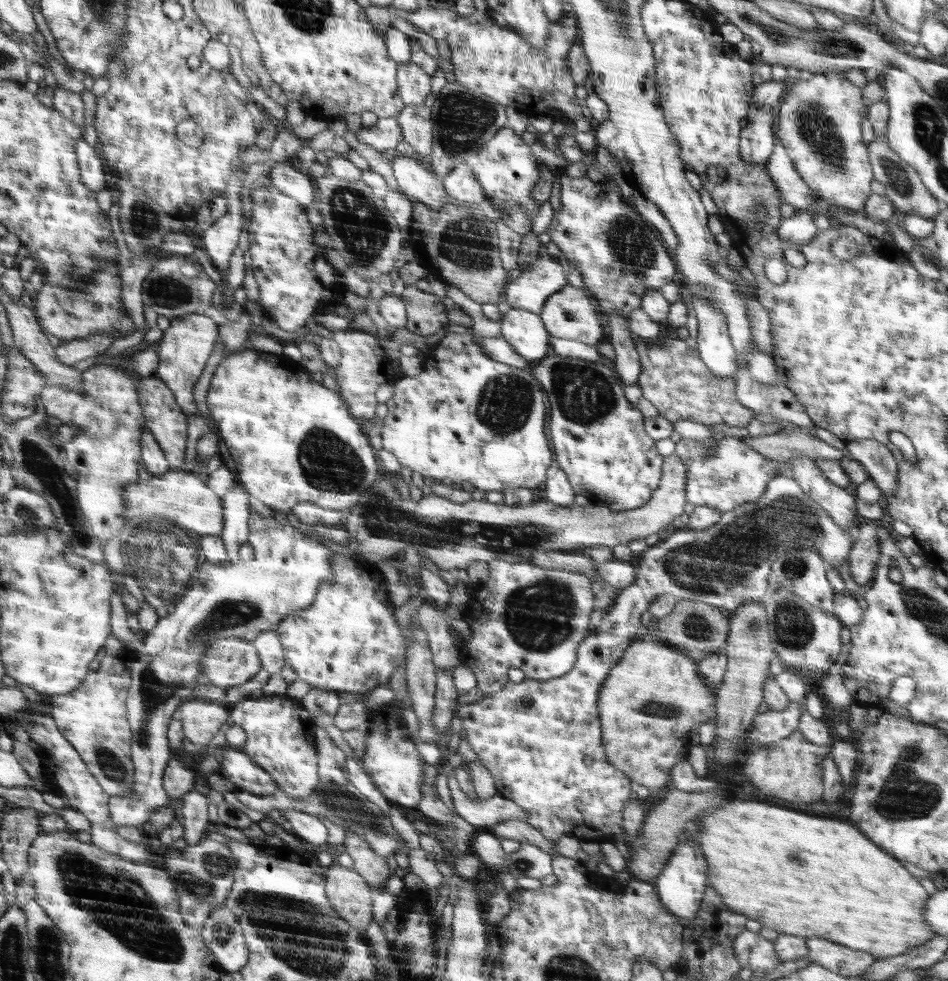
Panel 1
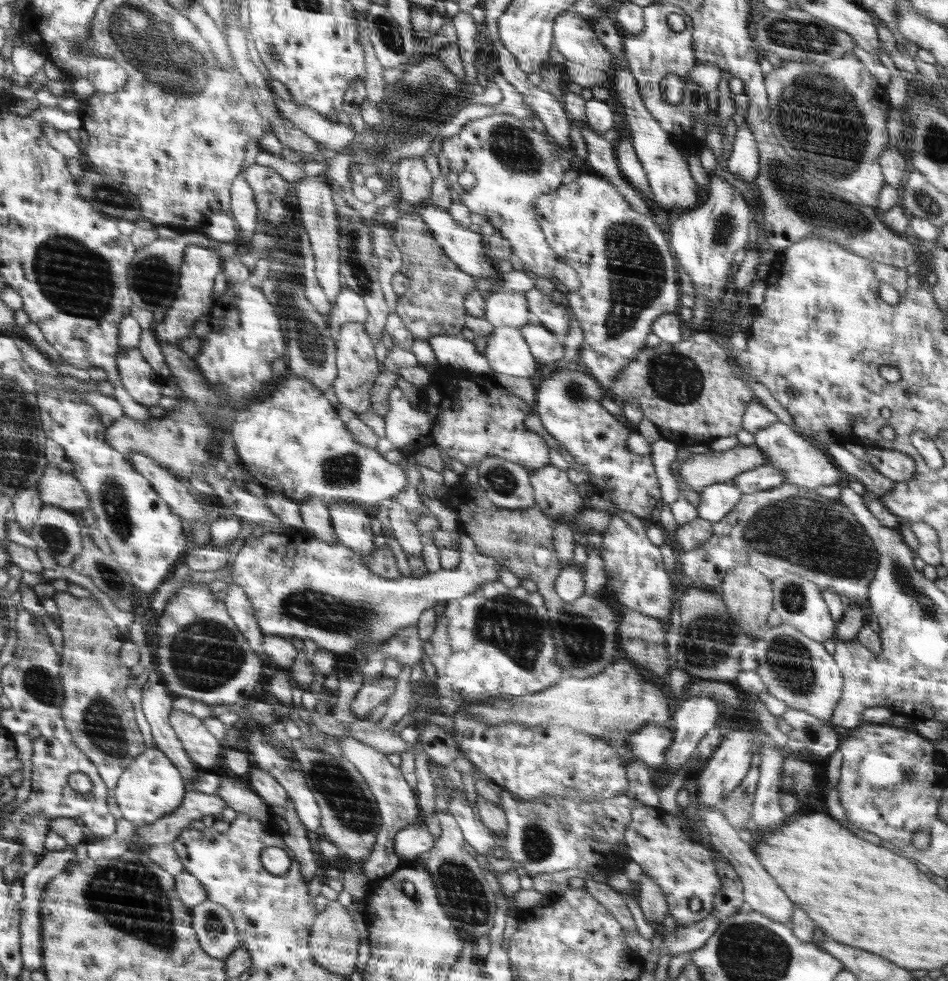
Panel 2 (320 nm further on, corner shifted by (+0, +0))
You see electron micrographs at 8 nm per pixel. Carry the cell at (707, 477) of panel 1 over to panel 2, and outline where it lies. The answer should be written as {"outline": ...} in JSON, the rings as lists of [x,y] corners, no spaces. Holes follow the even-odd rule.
{"outline":[[[727,481],[708,486],[699,495],[700,504],[697,508],[699,516],[715,523],[722,520],[744,494],[740,493],[734,483]]]}

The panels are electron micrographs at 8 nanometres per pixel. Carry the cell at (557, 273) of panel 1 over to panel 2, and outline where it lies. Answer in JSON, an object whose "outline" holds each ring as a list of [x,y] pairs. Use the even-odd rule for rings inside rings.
{"outline":[[[502,289],[485,296],[483,317],[494,328],[521,328],[532,321],[524,290]]]}

